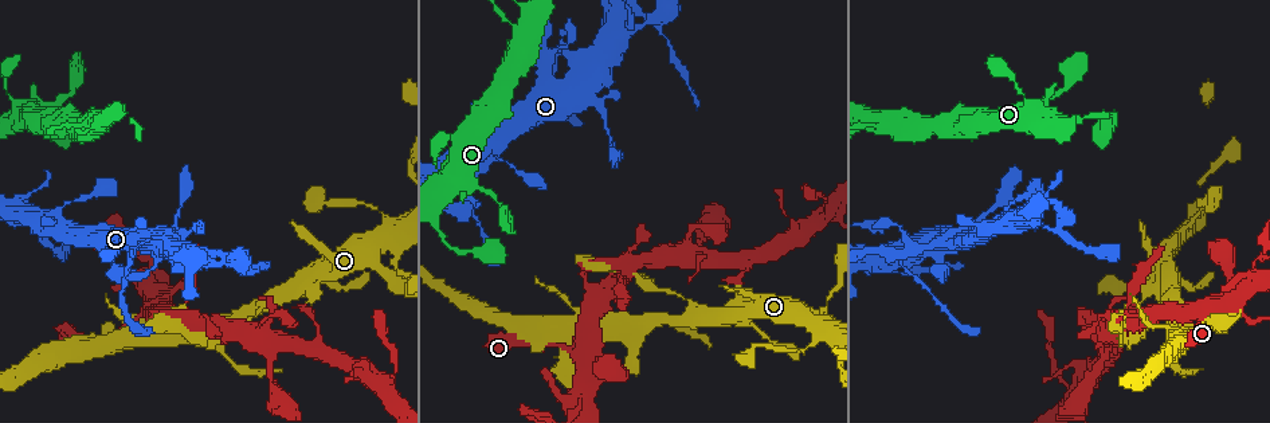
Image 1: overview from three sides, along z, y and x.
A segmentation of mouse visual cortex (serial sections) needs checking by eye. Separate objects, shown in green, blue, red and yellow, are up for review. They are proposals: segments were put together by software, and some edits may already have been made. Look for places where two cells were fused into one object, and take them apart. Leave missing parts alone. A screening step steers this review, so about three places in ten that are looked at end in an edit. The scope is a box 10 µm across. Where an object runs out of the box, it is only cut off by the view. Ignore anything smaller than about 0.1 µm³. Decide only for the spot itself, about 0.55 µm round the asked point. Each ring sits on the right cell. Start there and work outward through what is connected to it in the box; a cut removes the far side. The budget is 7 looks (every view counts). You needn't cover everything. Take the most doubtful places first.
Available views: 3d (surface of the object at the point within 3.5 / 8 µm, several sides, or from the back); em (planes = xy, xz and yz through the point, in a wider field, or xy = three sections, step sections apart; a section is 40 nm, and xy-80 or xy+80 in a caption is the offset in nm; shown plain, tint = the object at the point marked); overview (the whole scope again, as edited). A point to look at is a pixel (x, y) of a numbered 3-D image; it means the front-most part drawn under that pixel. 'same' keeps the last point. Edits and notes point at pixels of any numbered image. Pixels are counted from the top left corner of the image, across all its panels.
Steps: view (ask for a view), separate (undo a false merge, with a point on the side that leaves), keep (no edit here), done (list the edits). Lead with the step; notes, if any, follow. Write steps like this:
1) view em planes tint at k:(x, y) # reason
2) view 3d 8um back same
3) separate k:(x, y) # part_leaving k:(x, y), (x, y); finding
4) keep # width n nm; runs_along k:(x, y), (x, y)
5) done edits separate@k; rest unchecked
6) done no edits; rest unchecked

view em xy step 5 tint at 1:(877, 126) # two arms at a narrow angle

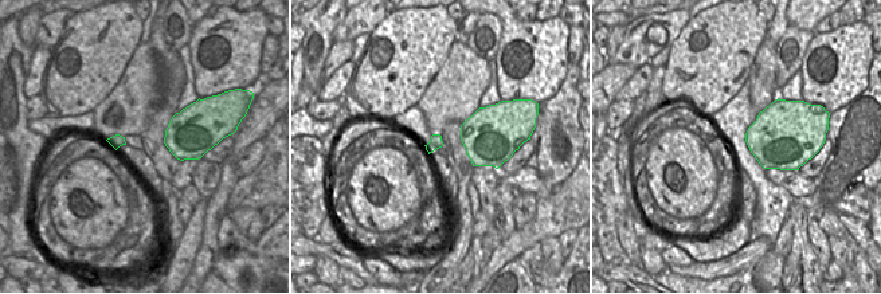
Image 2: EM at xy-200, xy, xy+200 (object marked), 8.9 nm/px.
view 3d 3.5um same

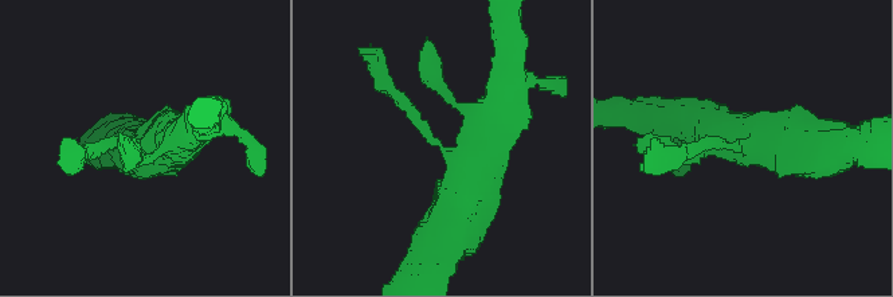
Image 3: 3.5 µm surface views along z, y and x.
keep # arm_widths 100, 150, 450, 600 nm; runs_along 3:(453, 227), (490, 121), (524, 90); all the same cell

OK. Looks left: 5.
view 3d 3.5um at 1:(141, 311) # thin arm on a thick one

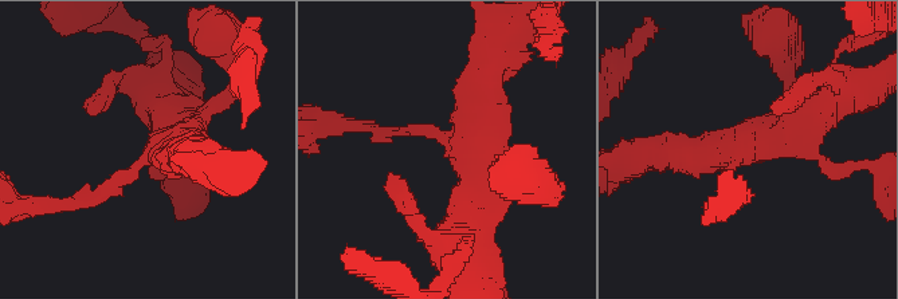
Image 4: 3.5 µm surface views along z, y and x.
view em xy step 3 tint at 4:(459, 146) # now the EM

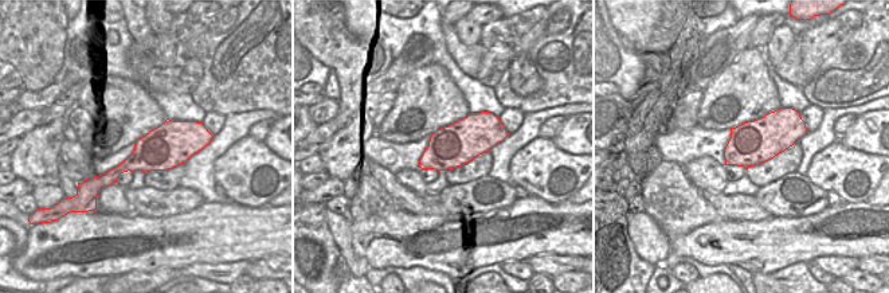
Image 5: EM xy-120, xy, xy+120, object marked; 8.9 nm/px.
keep # one cell here

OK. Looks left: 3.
view em xy step 5 tint at 1:(567, 56) # calibre changes

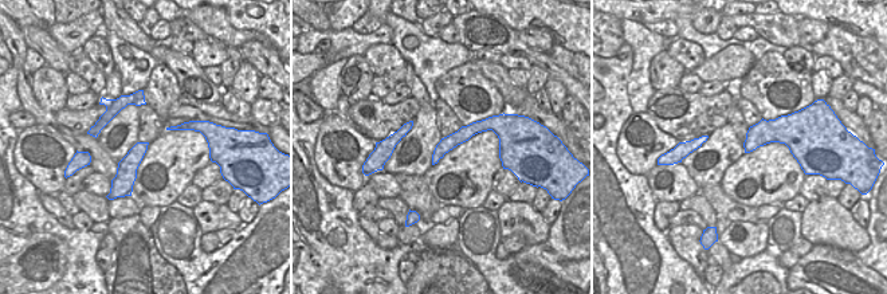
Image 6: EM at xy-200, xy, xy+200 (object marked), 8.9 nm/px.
view 3d 3.5um same

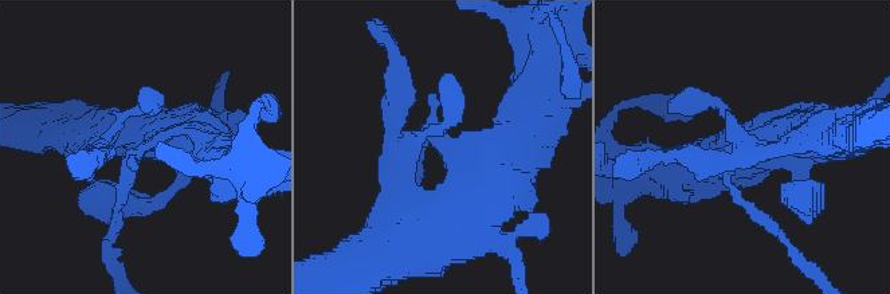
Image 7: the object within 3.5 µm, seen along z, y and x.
keep # runs_along 7:(165, 134), (181, 134), (136, 156), (116, 214); continuous, no second cell

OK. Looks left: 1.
done no edits; rest unchecked

